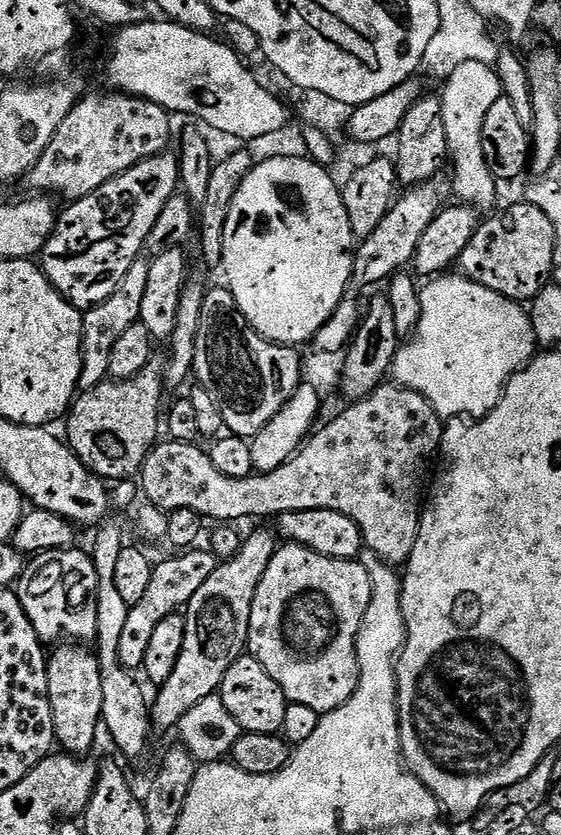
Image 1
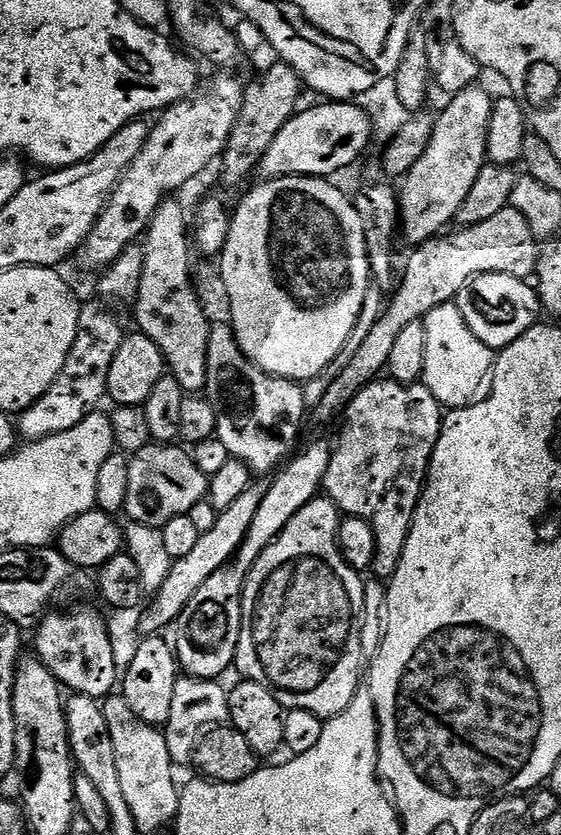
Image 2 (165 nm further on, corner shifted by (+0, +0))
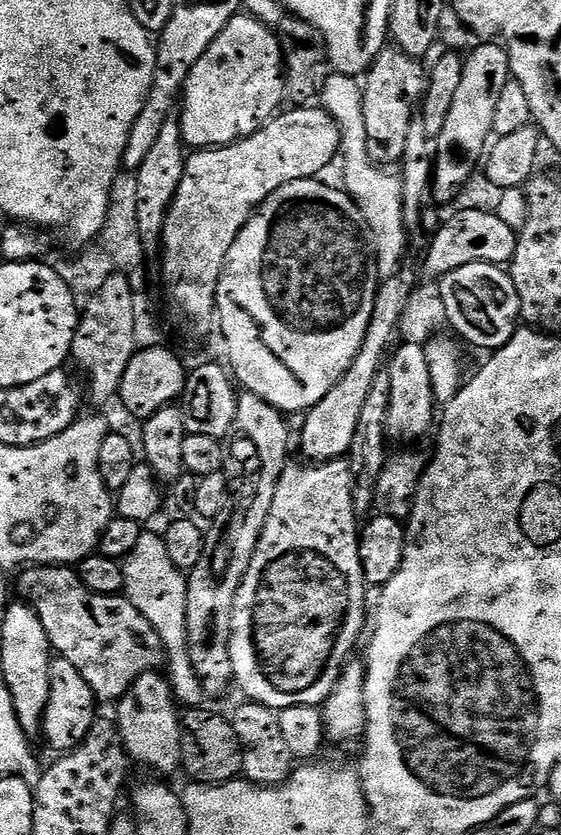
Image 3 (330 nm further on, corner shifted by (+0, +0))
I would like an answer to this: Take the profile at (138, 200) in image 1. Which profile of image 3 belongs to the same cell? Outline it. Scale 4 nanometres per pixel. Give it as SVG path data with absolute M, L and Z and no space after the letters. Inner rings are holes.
M238 14L225 26L222 34L218 34L218 38L210 42L206 54L202 54L202 58L192 64L184 83L182 107L178 112L182 138L185 145L192 150L222 148L225 144L235 144L237 140L253 136L259 128L264 127L281 111L280 103L283 100L286 100L286 77L279 35L252 15Z

